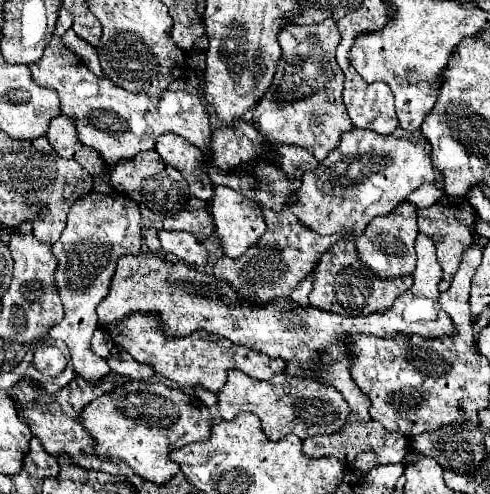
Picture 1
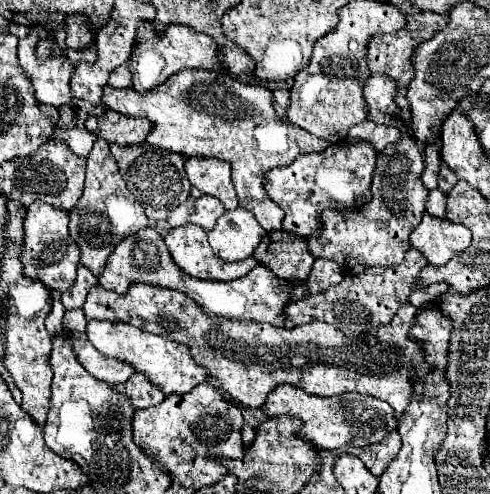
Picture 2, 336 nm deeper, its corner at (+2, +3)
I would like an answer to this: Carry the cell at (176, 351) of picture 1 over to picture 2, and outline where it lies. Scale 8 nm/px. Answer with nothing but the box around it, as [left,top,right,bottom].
[83,283,431,419]

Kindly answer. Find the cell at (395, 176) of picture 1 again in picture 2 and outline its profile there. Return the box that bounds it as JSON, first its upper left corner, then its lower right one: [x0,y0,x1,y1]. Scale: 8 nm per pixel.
[265,143,377,237]

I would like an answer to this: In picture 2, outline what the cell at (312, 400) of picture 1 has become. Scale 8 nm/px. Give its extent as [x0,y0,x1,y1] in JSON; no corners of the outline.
[263,385,397,449]

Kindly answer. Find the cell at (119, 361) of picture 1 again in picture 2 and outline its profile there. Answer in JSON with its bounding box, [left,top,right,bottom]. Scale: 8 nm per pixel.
[85,321,207,395]

